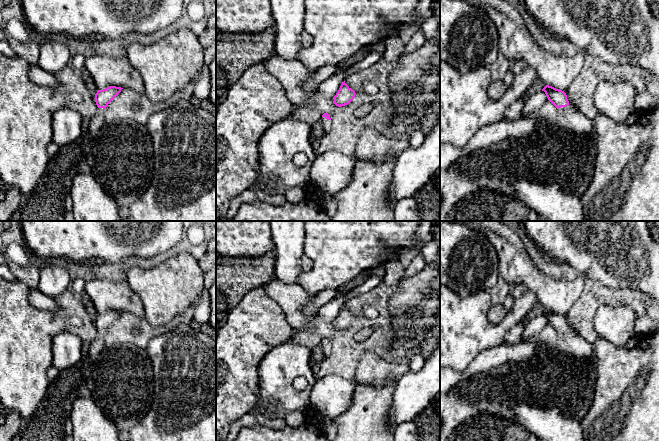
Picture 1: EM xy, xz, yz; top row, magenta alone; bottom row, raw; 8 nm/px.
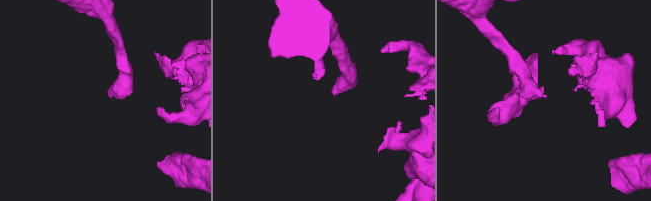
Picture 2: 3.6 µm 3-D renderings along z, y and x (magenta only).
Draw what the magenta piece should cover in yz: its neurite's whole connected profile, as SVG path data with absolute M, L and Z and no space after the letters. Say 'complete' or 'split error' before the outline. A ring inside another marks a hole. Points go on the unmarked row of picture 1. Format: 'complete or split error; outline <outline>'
split error; outline M546 309L542 315L548 324L557 332L558 349L571 356L582 359L593 357L593 345L569 327L564 315Z

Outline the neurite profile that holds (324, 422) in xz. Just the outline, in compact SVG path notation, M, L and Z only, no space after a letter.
M318 413L317 415L319 426L322 430L325 431L325 429L333 422L330 418Z

